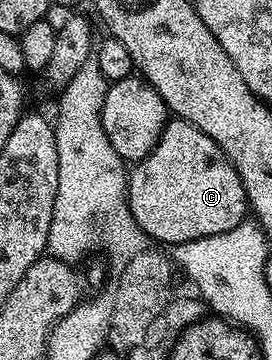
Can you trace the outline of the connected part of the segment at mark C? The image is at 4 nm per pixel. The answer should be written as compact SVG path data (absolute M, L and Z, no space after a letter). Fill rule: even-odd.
M182 119L168 120L151 154L130 170L127 205L141 231L167 247L233 231L249 213L245 187L221 147Z

